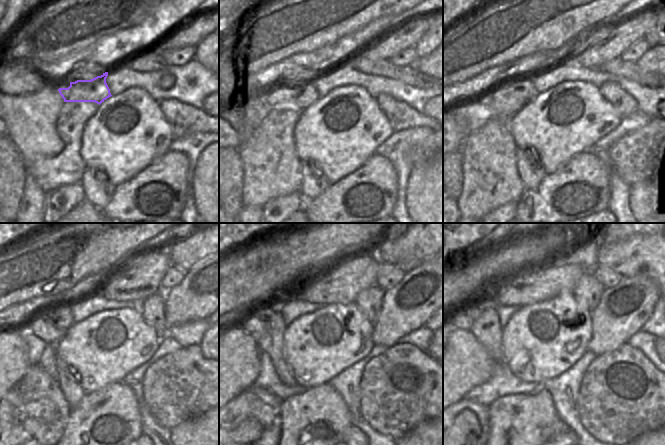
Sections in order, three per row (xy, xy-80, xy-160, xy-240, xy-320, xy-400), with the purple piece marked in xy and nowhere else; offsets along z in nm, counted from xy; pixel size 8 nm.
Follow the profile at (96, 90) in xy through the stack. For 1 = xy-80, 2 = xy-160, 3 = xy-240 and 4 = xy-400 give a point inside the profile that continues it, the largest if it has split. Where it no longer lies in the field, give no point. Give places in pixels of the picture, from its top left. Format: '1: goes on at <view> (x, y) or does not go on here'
1: goes on at xy-80 (298, 97)
2: goes on at xy-160 (505, 101)
3: goes on at xy-240 (49, 326)
4: goes on at xy-400 (463, 318)

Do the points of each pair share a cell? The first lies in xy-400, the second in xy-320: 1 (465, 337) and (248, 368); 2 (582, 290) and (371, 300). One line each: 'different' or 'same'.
1: same
2: same

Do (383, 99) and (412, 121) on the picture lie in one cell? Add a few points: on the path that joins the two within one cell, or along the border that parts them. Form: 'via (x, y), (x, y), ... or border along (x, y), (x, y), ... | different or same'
via (390, 106), (402, 117), (405, 117) | same

